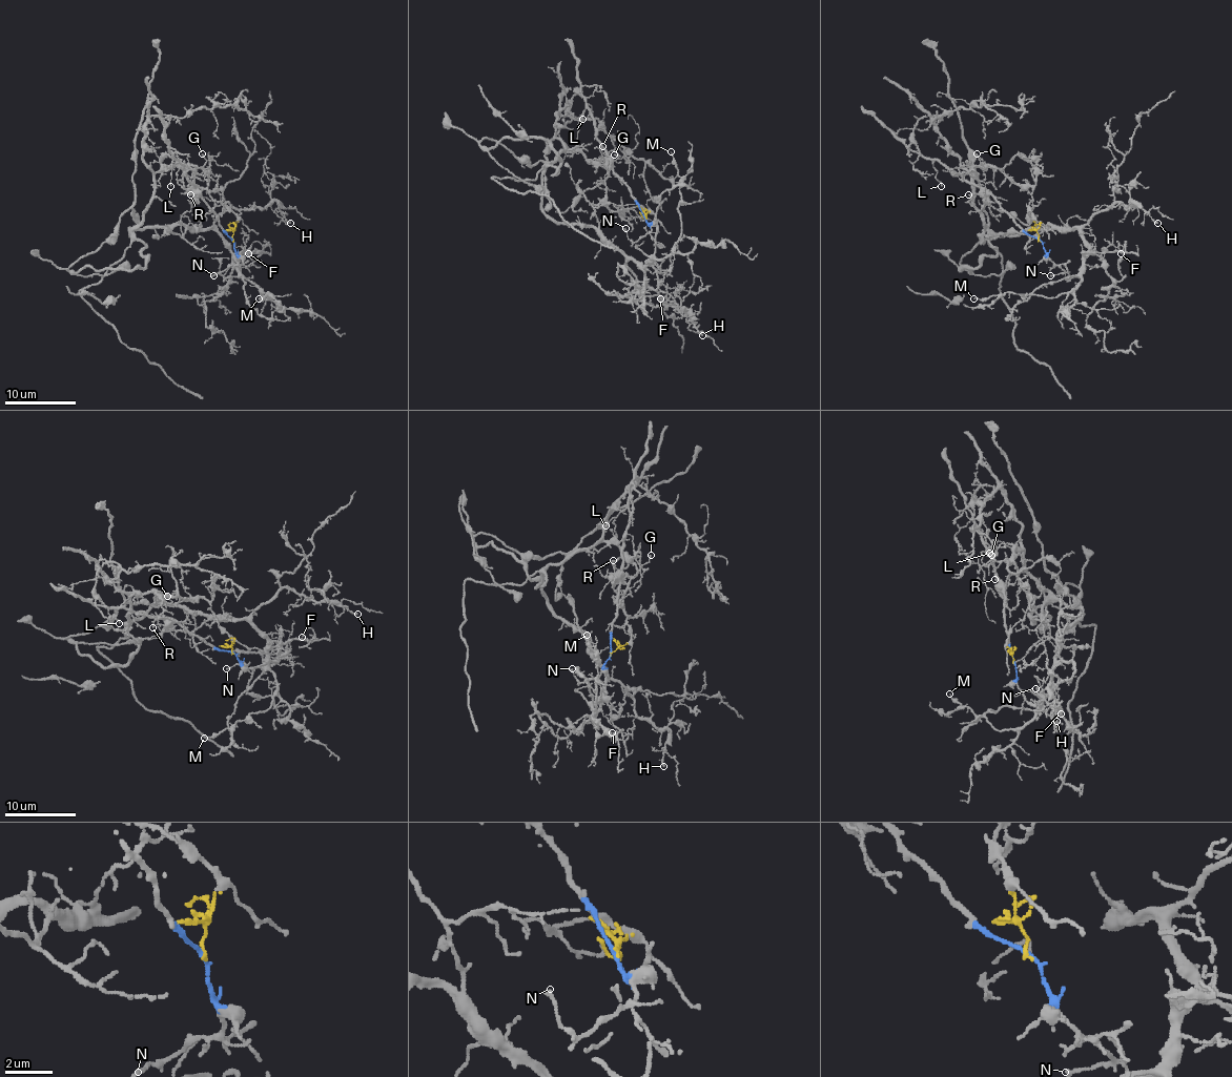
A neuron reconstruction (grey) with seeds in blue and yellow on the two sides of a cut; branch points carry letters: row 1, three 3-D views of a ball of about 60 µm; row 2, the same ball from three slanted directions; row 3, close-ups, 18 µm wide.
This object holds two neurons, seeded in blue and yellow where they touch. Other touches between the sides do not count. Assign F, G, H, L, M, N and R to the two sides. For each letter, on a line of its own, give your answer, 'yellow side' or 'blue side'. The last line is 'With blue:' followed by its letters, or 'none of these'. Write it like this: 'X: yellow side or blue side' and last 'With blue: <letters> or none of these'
F: yellow side
G: yellow side
H: yellow side
L: blue side
M: yellow side
N: blue side
R: blue side
With blue: L, N, R

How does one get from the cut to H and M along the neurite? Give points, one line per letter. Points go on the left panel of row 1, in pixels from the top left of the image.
H: (232, 240), (238, 218), (194, 166), (154, 175), (129, 234), (209, 229), (227, 202), (274, 201), (290, 223)
M: (232, 240), (238, 218), (194, 184), (194, 166), (154, 175), (129, 234), (212, 229), (269, 294), (259, 297)

